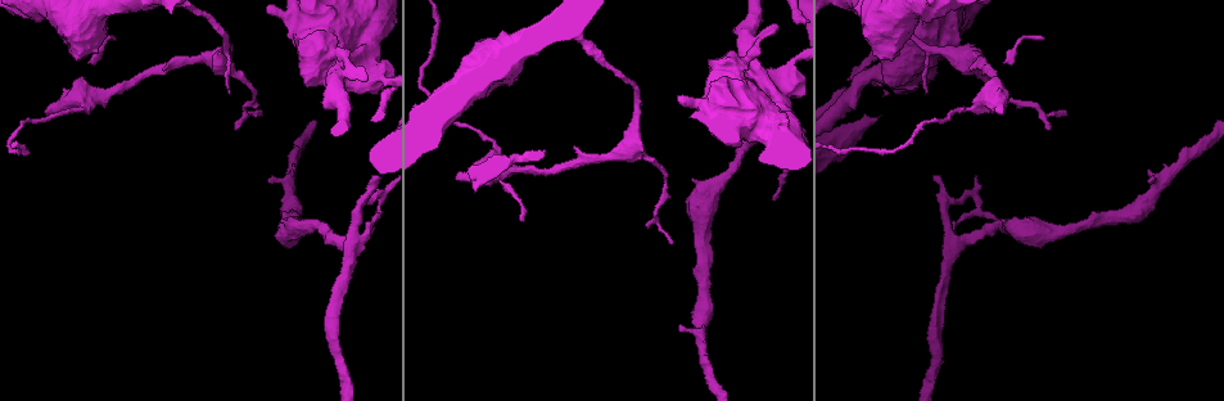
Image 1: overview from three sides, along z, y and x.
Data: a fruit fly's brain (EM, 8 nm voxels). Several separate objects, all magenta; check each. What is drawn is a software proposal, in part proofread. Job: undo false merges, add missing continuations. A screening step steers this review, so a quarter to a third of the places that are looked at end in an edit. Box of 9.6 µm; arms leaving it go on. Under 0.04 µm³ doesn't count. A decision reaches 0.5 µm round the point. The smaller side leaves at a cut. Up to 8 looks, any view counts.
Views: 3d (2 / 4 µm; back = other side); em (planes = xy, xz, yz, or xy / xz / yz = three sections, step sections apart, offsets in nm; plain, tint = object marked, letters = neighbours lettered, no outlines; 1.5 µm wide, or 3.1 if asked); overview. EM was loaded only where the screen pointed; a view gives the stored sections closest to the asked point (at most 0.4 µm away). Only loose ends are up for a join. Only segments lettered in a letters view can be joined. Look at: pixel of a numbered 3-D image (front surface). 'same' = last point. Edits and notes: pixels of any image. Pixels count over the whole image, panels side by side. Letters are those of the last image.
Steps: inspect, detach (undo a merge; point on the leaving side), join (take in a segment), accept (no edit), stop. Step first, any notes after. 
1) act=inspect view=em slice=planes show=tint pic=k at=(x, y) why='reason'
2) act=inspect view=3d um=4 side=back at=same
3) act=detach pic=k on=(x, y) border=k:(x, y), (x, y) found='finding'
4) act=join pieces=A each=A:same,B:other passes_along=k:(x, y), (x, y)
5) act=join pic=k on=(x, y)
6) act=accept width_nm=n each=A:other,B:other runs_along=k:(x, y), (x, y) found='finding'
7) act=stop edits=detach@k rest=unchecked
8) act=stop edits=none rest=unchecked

act=inspect view=3d um=4 pic=1 at=(773, 198) why='branch stops here'

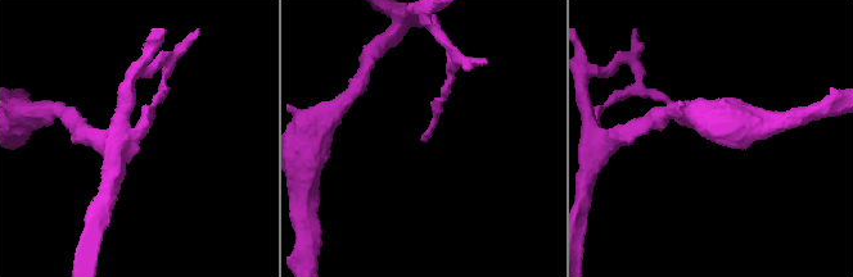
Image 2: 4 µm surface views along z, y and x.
act=inspect view=em slice=xz step=8 show=letters pic=2 at=(423, 138)

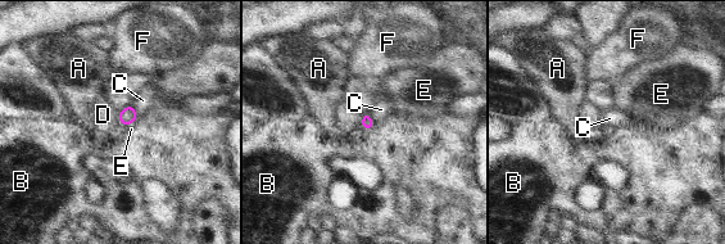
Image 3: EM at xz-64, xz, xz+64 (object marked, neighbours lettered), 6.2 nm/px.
act=accept longest_contact=C:90nm each=A:other,B:other,C:other,D:other,E:other,F:other border=3:(363, 113), (359, 126) found='no lettered segment goes on from it'

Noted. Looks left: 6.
act=inspect view=3d um=4 pic=1 at=(936, 175) why='an open end'

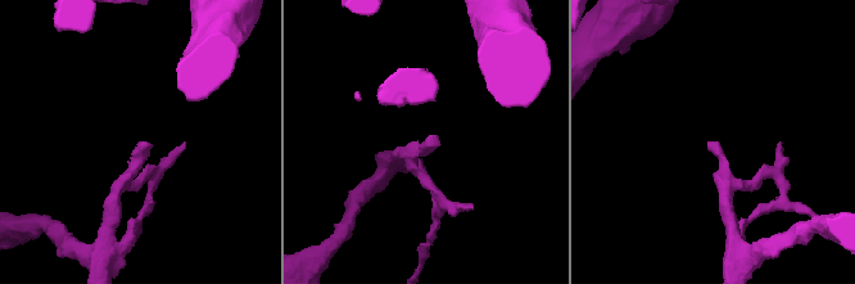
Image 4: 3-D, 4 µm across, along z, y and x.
act=inspect view=em slice=planes show=tint pic=4 at=(438, 137)

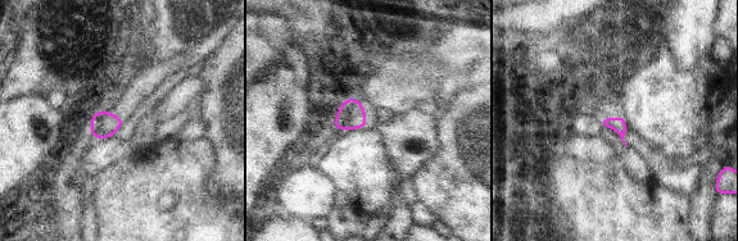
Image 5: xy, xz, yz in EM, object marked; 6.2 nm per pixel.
act=inspect view=em slice=planes show=letters at=same

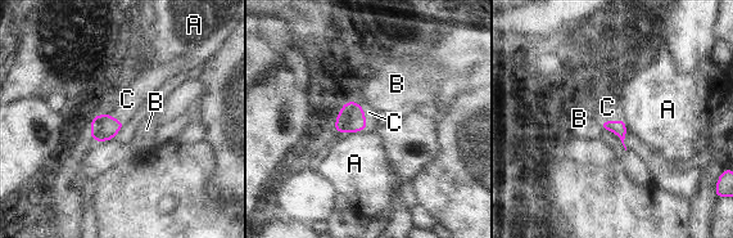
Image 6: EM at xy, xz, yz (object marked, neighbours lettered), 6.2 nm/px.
act=join pieces=C each=A:other,B:other,C:same passes_along=6:(351, 118), (365, 118), (369, 112) found='the neuron continues'

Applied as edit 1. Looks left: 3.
act=stop edits=join@6 rest=unchecked

